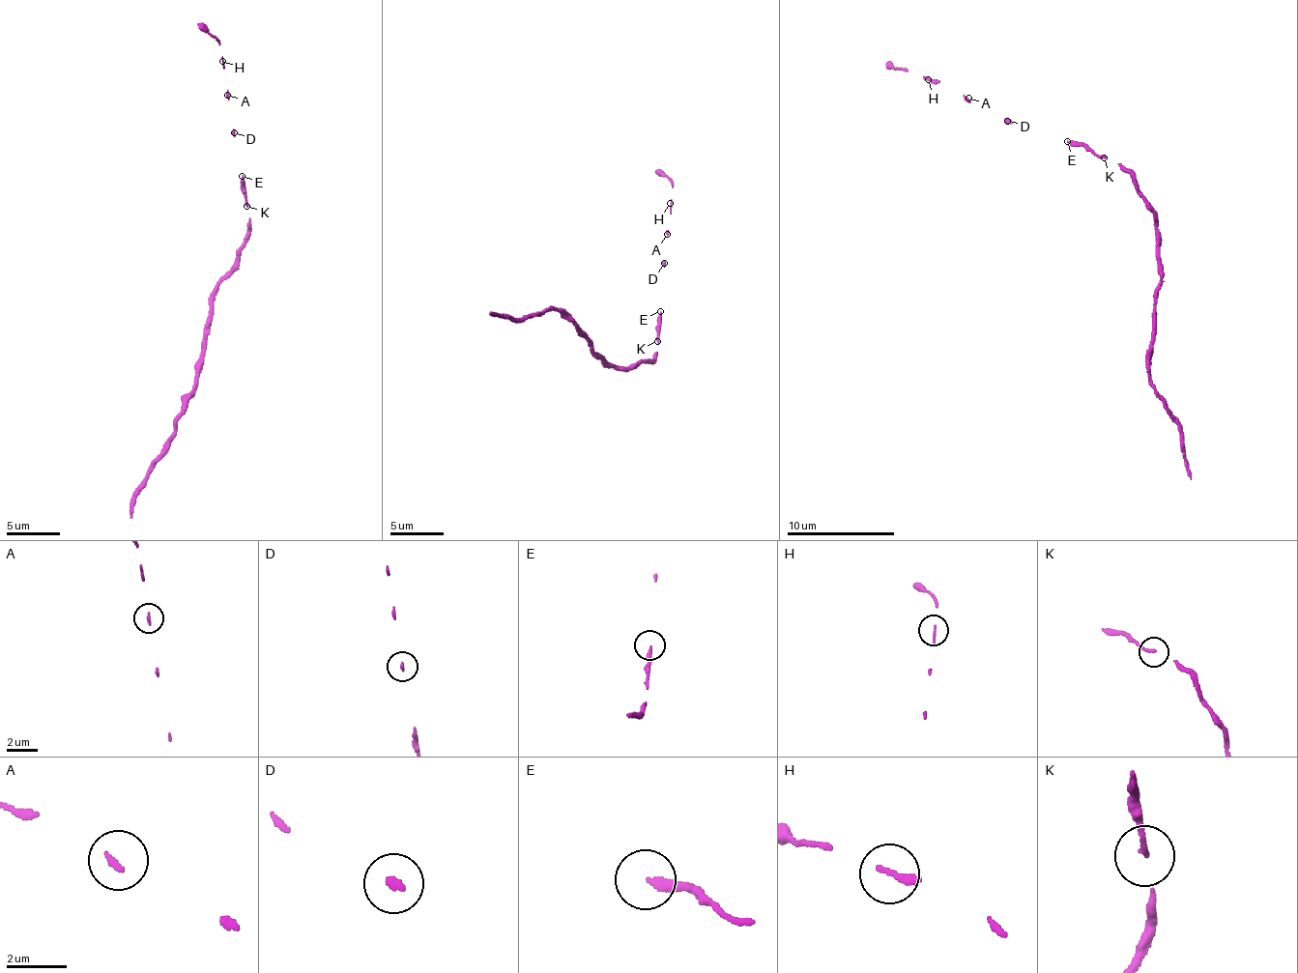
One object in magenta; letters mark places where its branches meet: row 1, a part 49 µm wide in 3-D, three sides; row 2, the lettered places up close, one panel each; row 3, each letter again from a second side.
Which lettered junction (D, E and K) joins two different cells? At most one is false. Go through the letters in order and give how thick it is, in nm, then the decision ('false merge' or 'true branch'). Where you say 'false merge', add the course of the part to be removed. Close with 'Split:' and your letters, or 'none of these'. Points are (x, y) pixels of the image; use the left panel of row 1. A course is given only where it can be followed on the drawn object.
D: 180 nm | false merge
E: 280 nm | true branch
K: 190 nm | true branch
Split: D

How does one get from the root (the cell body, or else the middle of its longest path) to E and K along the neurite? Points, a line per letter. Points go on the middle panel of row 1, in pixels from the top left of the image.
E: (636, 364), (652, 358), (655, 353), (660, 311)
K: (636, 364), (652, 358), (657, 341)

